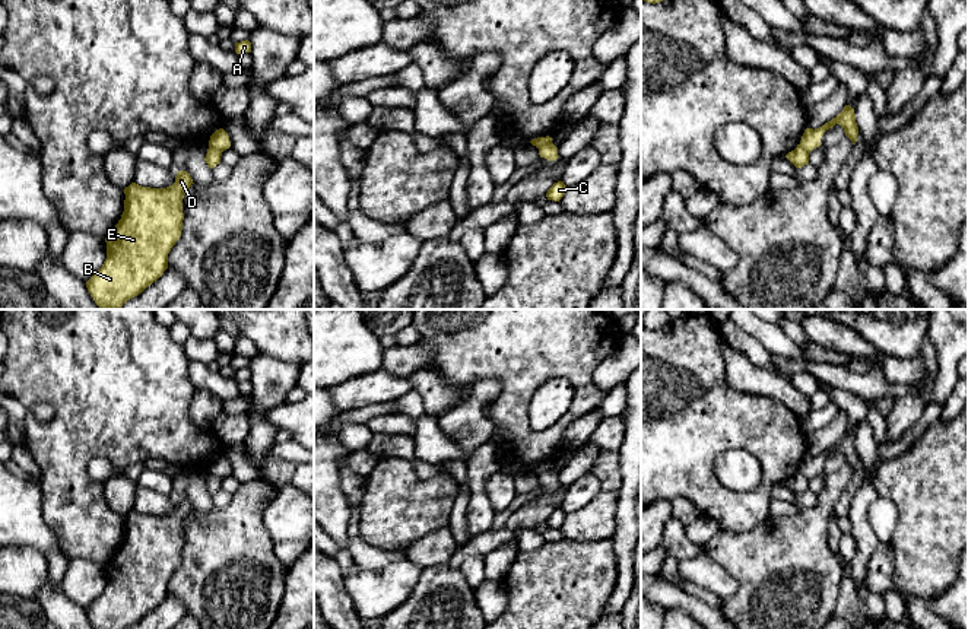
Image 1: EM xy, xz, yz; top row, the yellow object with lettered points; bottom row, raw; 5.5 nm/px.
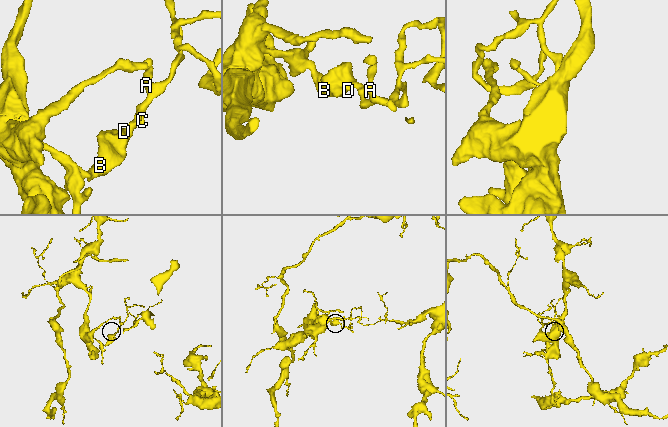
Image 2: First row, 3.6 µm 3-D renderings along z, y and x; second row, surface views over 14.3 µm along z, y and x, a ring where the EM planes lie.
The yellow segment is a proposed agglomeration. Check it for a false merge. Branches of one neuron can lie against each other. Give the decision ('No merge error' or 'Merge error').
Merge error

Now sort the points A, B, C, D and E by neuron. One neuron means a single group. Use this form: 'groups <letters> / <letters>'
groups A C / B D E

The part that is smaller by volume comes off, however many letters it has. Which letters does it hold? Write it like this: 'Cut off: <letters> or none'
Cut off: A, C

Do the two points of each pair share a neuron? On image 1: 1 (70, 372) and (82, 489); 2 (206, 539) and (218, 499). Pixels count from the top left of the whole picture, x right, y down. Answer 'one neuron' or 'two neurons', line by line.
1: one neuron
2: two neurons

